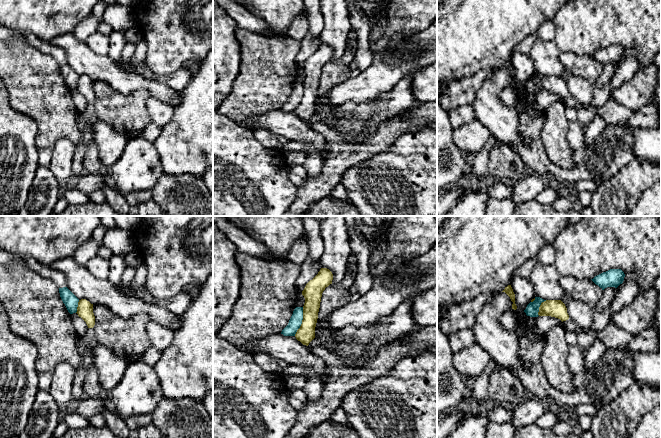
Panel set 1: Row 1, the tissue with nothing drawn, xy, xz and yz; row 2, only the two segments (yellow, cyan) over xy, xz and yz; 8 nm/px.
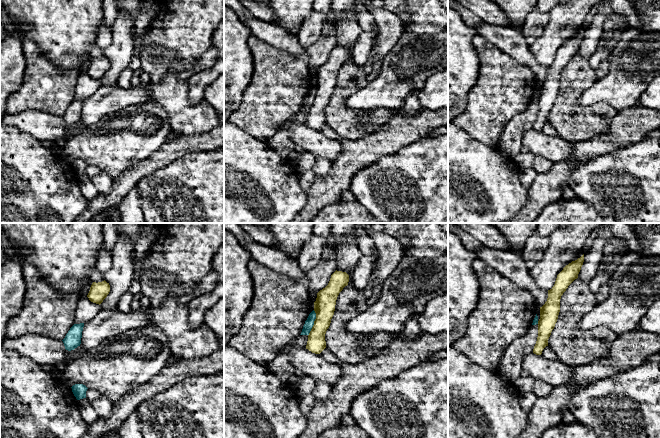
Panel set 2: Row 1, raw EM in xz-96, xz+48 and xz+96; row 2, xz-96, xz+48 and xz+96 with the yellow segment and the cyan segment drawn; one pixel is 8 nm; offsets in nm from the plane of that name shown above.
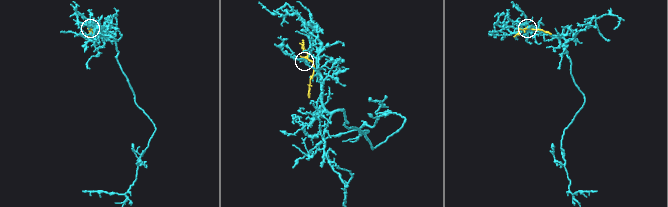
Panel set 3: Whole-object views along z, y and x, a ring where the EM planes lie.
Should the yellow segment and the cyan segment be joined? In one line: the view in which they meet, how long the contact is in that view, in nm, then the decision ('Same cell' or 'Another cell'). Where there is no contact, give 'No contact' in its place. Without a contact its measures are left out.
Touches yellow in xz. Shared border 240 nm. Another cell

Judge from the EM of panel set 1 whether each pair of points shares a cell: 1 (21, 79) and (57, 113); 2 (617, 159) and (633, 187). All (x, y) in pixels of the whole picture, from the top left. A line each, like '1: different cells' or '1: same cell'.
1: same cell
2: different cells

